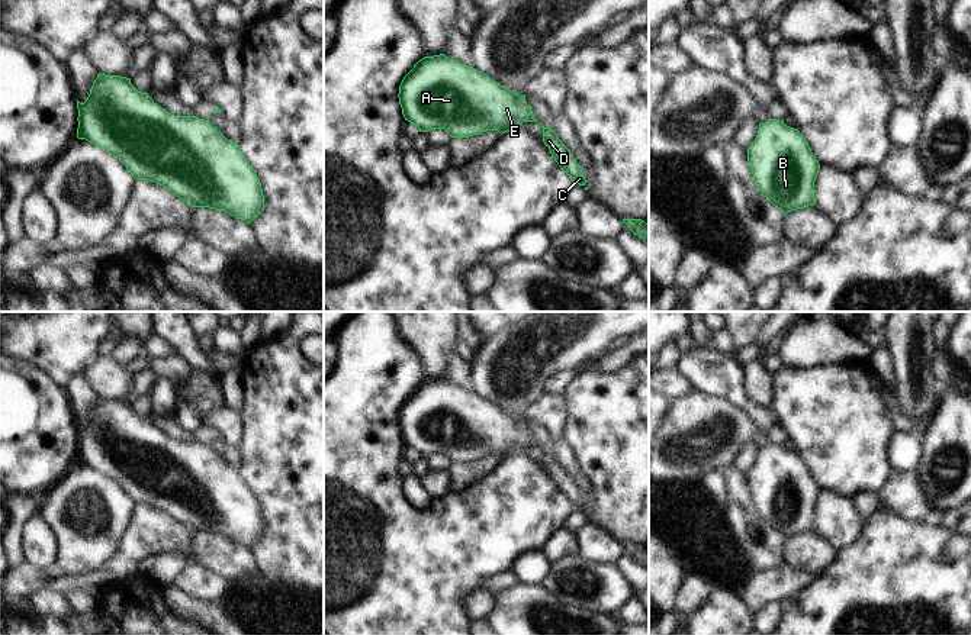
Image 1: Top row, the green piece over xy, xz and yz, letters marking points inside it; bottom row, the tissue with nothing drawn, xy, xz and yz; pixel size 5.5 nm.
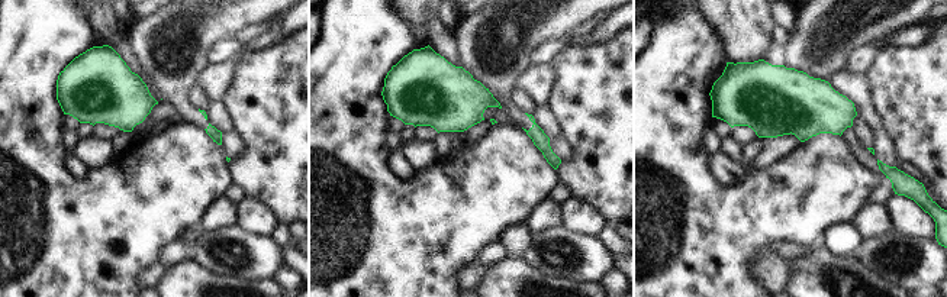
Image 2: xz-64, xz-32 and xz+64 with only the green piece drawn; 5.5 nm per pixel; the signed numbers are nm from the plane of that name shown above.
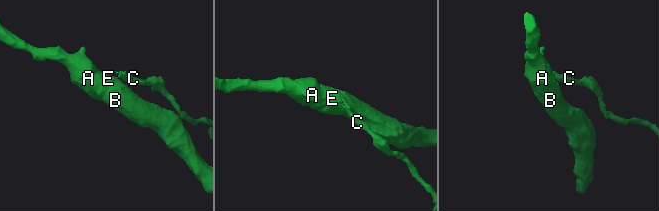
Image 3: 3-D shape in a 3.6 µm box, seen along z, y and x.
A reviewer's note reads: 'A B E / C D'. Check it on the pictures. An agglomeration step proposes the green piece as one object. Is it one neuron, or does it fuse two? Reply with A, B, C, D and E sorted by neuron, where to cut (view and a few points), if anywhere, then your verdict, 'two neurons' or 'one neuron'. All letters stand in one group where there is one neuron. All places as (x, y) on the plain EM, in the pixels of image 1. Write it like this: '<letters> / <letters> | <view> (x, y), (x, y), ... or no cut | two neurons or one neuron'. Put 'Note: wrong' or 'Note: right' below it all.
A B E / C D | xz (533, 440), (529, 445) | two neurons
Note: right

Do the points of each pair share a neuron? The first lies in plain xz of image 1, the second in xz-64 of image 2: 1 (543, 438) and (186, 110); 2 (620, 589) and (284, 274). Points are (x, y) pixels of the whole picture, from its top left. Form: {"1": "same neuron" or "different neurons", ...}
{"1": "different neurons", "2": "different neurons"}

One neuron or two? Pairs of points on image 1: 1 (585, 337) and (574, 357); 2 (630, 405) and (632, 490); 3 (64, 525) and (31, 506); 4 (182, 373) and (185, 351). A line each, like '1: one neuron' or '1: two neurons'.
1: one neuron
2: one neuron
3: two neurons
4: two neurons

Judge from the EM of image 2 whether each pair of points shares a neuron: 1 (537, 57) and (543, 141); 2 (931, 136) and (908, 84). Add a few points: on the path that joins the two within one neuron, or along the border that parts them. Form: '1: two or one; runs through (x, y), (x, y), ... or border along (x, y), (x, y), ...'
1: two; border along (554, 39), (541, 42), (531, 52), (528, 63)
2: one; runs through (931, 123), (931, 107), (921, 97)

